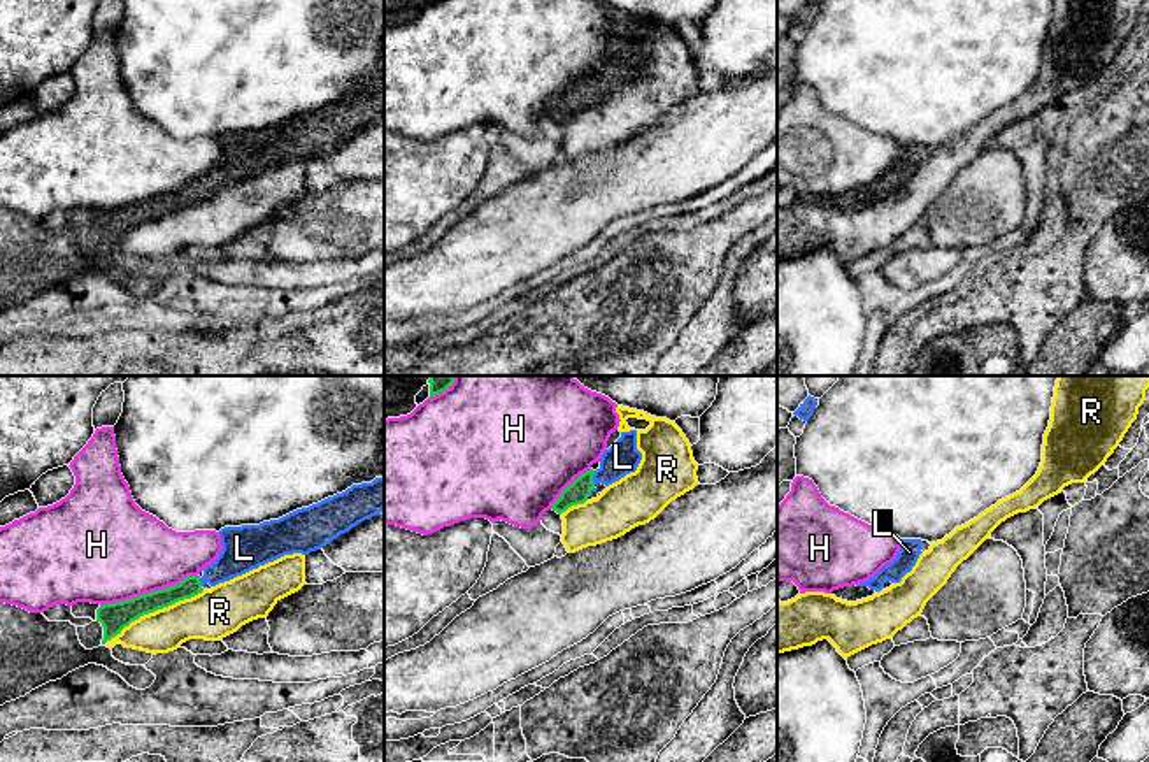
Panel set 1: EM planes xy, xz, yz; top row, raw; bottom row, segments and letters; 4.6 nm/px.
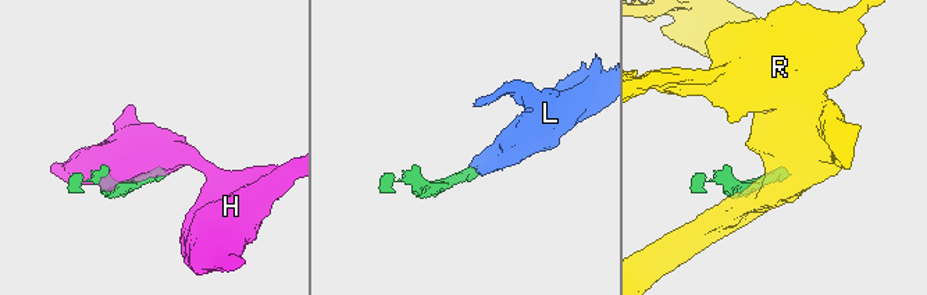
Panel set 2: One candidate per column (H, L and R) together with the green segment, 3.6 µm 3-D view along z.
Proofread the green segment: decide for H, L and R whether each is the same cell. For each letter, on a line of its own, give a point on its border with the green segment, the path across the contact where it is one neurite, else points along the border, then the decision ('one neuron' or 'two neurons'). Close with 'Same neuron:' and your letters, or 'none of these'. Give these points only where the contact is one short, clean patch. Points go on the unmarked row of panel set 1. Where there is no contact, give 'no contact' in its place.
H: xy (148, 201) | two neurons
L: xz (592, 85) | across xz (579, 97), (592, 85), (606, 81), (623, 64) | one neuron
R: xy (157, 216) | two neurons
Same neuron: L

